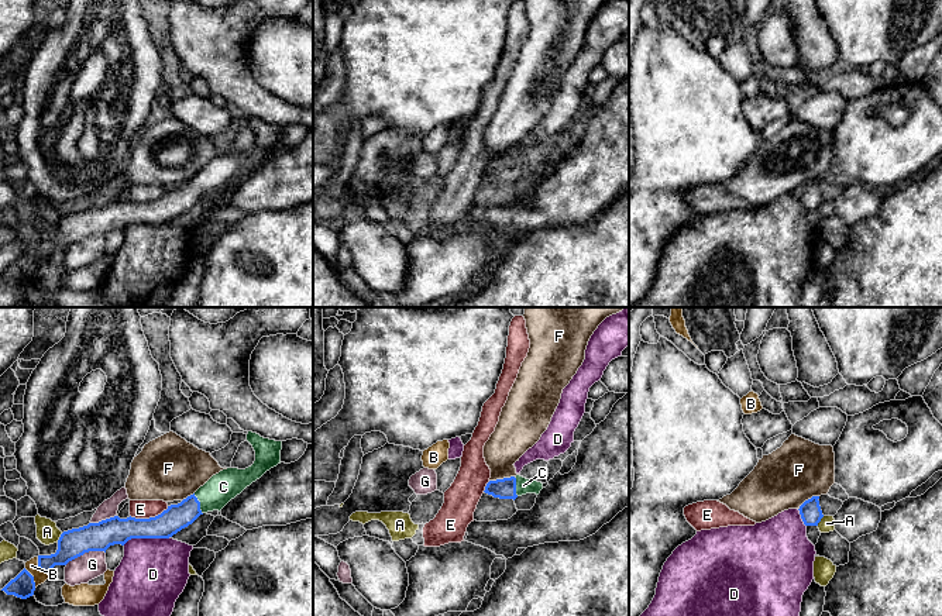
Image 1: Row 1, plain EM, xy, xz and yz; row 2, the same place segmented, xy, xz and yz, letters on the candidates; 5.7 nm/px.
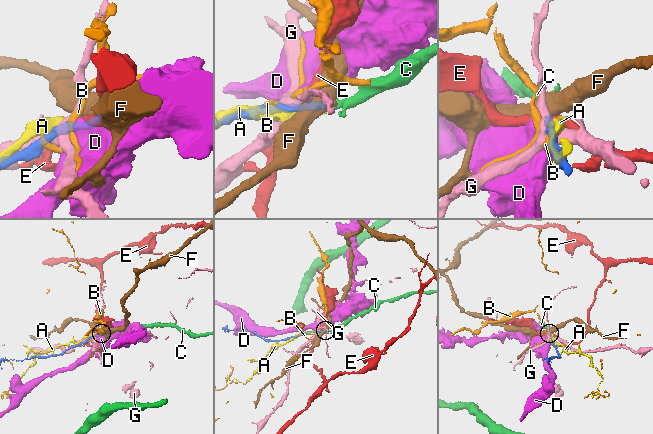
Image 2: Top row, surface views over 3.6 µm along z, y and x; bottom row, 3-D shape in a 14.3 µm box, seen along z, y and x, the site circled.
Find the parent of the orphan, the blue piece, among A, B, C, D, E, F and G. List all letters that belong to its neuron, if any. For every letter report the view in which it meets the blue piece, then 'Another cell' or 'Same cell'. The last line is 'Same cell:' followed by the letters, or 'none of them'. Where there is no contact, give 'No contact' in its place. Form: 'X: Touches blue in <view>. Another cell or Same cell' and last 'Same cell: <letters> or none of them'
A: Touches blue in xy. Another cell
B: Touches blue in xy. Another cell
C: Touches blue in xy. Same cell
D: Touches blue in xy. Another cell
E: Touches blue in xy. Another cell
F: Touches blue in xz. Another cell
G: Touches blue in xy. Another cell
Same cell: C

